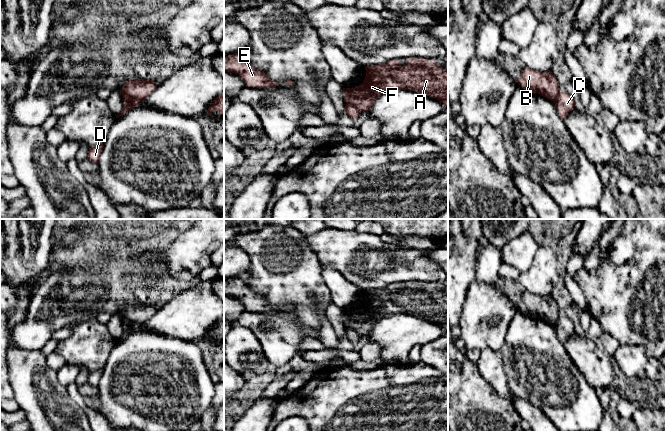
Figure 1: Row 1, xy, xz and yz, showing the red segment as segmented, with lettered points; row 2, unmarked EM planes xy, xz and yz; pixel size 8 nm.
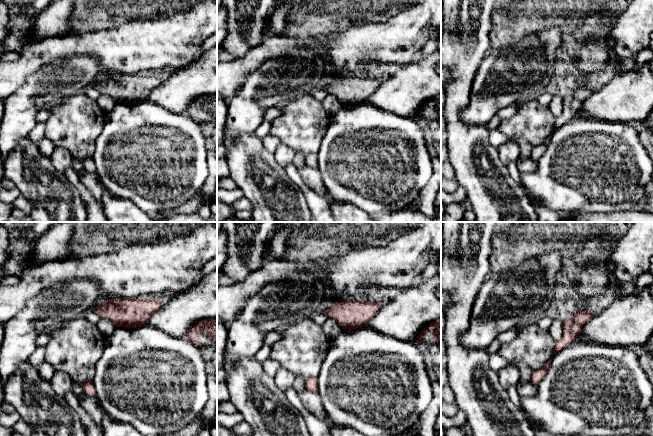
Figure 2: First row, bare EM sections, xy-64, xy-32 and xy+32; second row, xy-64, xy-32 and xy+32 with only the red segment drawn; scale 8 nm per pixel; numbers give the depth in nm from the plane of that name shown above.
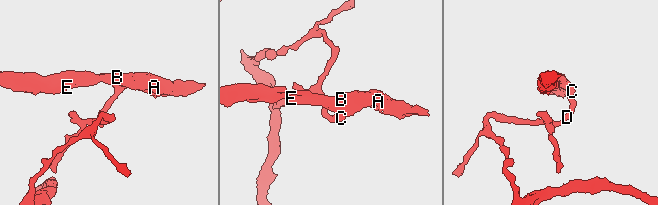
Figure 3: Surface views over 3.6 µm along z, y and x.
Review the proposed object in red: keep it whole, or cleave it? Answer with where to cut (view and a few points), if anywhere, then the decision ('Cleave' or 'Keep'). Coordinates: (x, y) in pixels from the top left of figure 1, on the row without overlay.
Split along xy (121, 317), (132, 322), (138, 322), (141, 325). Cleave

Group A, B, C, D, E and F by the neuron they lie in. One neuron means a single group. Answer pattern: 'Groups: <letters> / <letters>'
Groups: A B E F / C D

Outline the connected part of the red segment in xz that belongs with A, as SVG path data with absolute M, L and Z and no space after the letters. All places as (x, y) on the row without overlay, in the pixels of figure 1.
M410 281L407 283L406 288L401 290L397 284L393 283L379 289L365 290L365 294L366 300L359 310L354 312L343 312L344 325L346 328L356 330L362 336L368 336L378 320L393 314L411 314L423 317L441 325L446 332L448 332L448 297L442 290L437 290L435 284L428 286L425 282Z

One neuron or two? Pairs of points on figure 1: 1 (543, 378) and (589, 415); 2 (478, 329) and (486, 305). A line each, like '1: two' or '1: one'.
1: one
2: one

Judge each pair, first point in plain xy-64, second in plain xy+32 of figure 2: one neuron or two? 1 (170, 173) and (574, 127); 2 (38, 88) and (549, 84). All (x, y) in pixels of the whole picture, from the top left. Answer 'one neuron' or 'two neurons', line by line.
1: one neuron
2: one neuron

